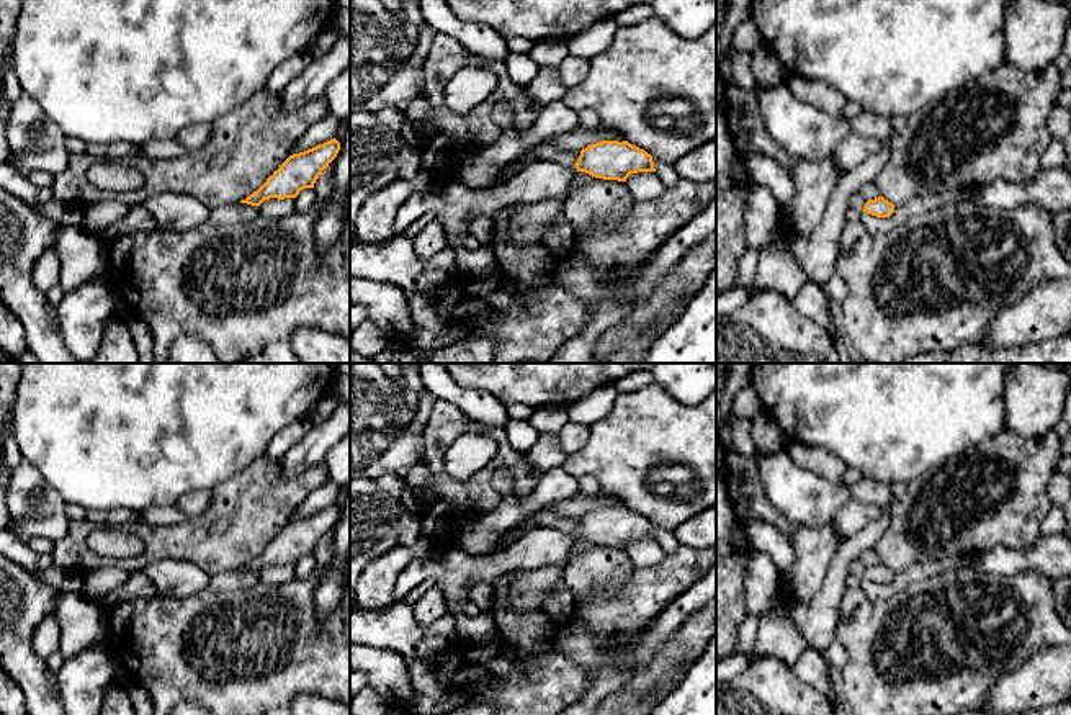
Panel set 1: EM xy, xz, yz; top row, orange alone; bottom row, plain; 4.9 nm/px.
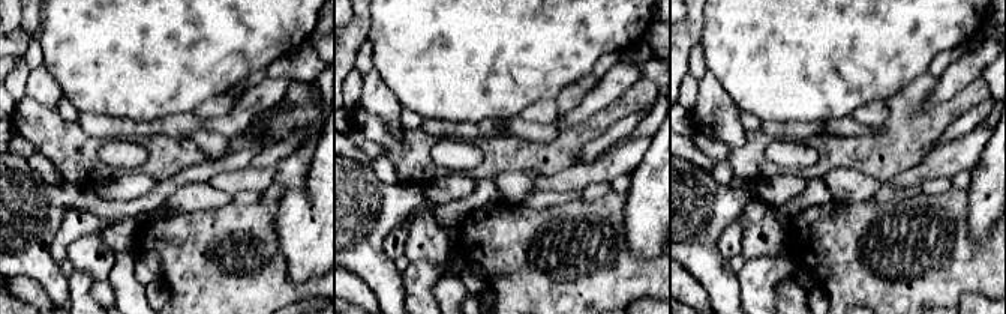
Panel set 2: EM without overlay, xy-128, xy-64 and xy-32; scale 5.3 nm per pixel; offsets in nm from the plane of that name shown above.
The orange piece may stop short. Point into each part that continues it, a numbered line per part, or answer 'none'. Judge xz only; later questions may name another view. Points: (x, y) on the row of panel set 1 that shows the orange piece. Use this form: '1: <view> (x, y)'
1: xz (540, 180)

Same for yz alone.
none

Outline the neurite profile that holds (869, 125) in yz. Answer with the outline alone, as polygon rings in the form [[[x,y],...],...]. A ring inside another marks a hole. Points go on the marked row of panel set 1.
[[[860,111],[849,121],[849,133],[863,137],[876,137],[883,144],[888,144],[893,137],[893,124],[891,119],[886,116]]]

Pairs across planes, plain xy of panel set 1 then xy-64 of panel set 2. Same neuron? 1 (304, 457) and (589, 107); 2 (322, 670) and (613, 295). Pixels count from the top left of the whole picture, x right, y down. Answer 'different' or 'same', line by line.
1: same
2: same

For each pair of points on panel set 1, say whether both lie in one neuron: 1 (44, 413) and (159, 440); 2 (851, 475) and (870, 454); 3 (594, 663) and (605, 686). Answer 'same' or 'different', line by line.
1: same
2: different
3: same

